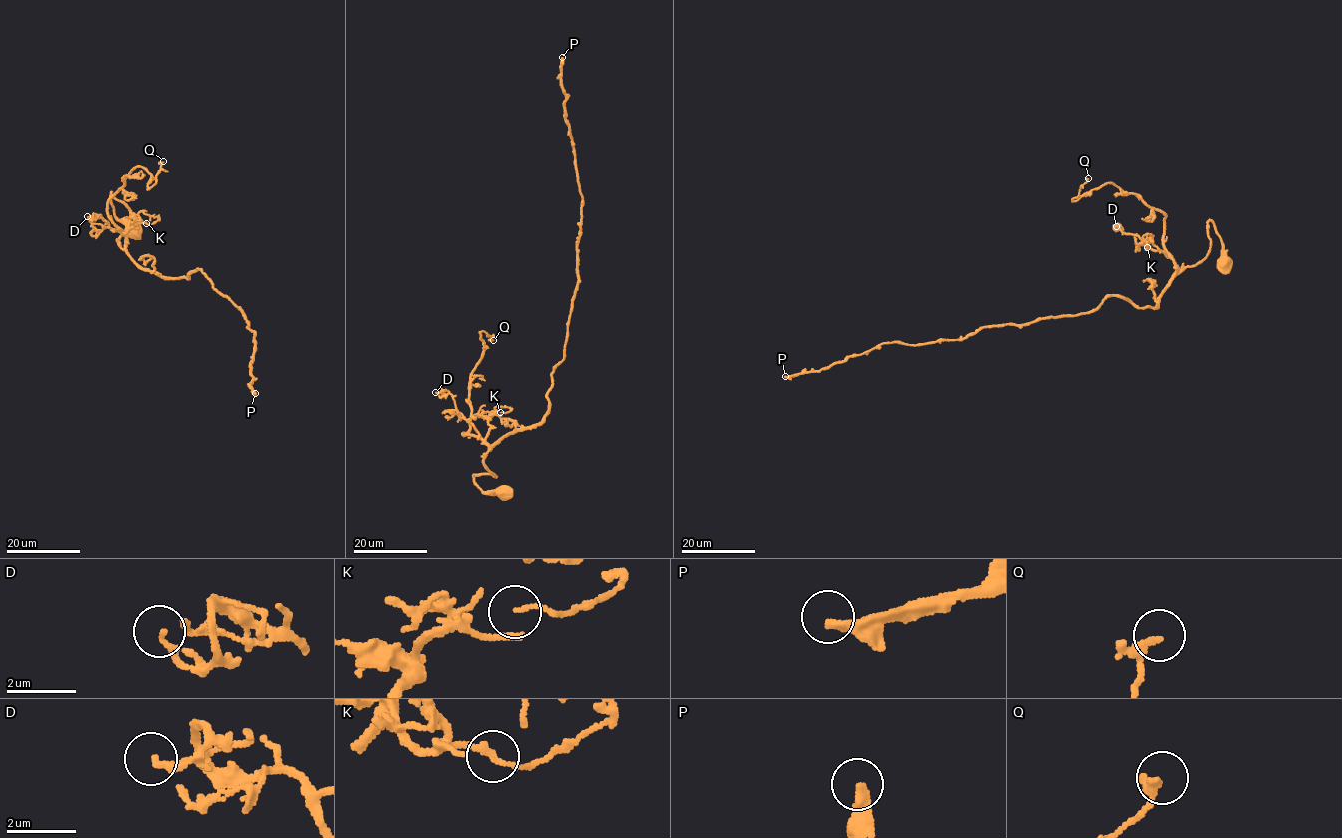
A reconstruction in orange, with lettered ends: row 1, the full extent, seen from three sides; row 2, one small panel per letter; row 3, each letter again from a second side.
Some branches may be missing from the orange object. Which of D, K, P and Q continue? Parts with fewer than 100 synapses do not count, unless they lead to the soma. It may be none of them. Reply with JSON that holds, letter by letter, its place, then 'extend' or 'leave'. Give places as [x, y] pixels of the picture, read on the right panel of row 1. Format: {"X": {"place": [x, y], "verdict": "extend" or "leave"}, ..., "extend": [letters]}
{"D": {"place": [1116, 226], "verdict": "leave"}, "K": {"place": [1147, 247], "verdict": "leave"}, "P": {"place": [785, 376], "verdict": "extend"}, "Q": {"place": [1088, 178], "verdict": "leave"}, "extend": ["P"]}

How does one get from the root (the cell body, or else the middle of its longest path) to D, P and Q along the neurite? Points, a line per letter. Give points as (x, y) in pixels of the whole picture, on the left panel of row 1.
D: (132, 228), (114, 214), (111, 192), (129, 211), (117, 241), (124, 248), (119, 229), (94, 213), (87, 216)
P: (132, 228), (111, 192), (139, 266), (201, 270), (241, 309), (255, 393)
Q: (132, 228), (111, 192), (129, 211), (123, 249), (108, 201), (138, 166), (152, 187), (163, 161)

